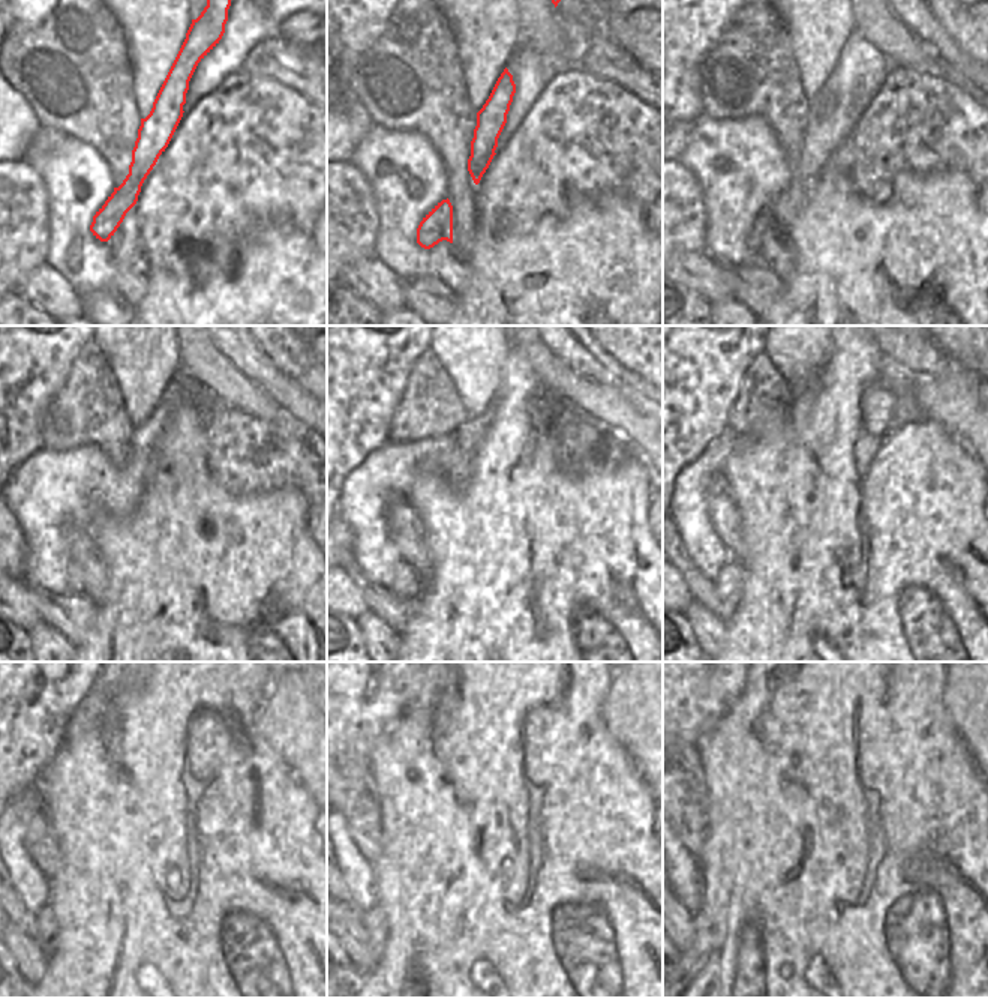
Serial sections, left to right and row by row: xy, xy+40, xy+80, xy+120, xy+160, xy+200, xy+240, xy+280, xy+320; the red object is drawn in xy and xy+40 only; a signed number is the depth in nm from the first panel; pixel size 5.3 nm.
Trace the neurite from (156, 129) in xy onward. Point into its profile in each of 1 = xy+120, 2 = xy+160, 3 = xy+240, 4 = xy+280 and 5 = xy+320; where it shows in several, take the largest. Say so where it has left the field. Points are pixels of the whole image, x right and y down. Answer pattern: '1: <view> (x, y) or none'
1: xy+120 (74, 574)
2: xy+160 (407, 583)
3: xy+240 (47, 929)
4: xy+280 (375, 920)
5: xy+320 (705, 932)

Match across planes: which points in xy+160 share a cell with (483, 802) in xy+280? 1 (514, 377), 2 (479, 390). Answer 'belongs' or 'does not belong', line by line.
1: belongs
2: does not belong

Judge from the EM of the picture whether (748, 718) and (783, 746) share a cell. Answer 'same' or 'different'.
same

